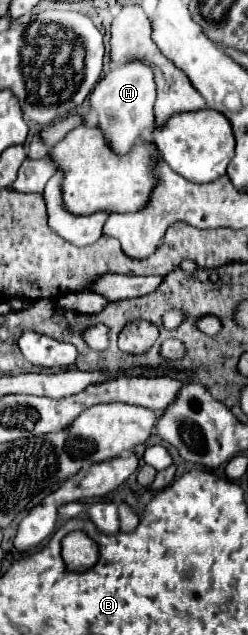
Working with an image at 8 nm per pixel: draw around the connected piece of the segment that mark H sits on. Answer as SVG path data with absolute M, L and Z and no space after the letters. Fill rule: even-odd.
M137 60L121 64L115 70L107 72L107 76L93 88L89 96L89 106L97 114L97 126L103 132L107 146L117 156L125 156L125 152L131 152L131 146L135 146L137 138L145 138L151 134L155 122L153 104L155 104L153 72L147 64Z

